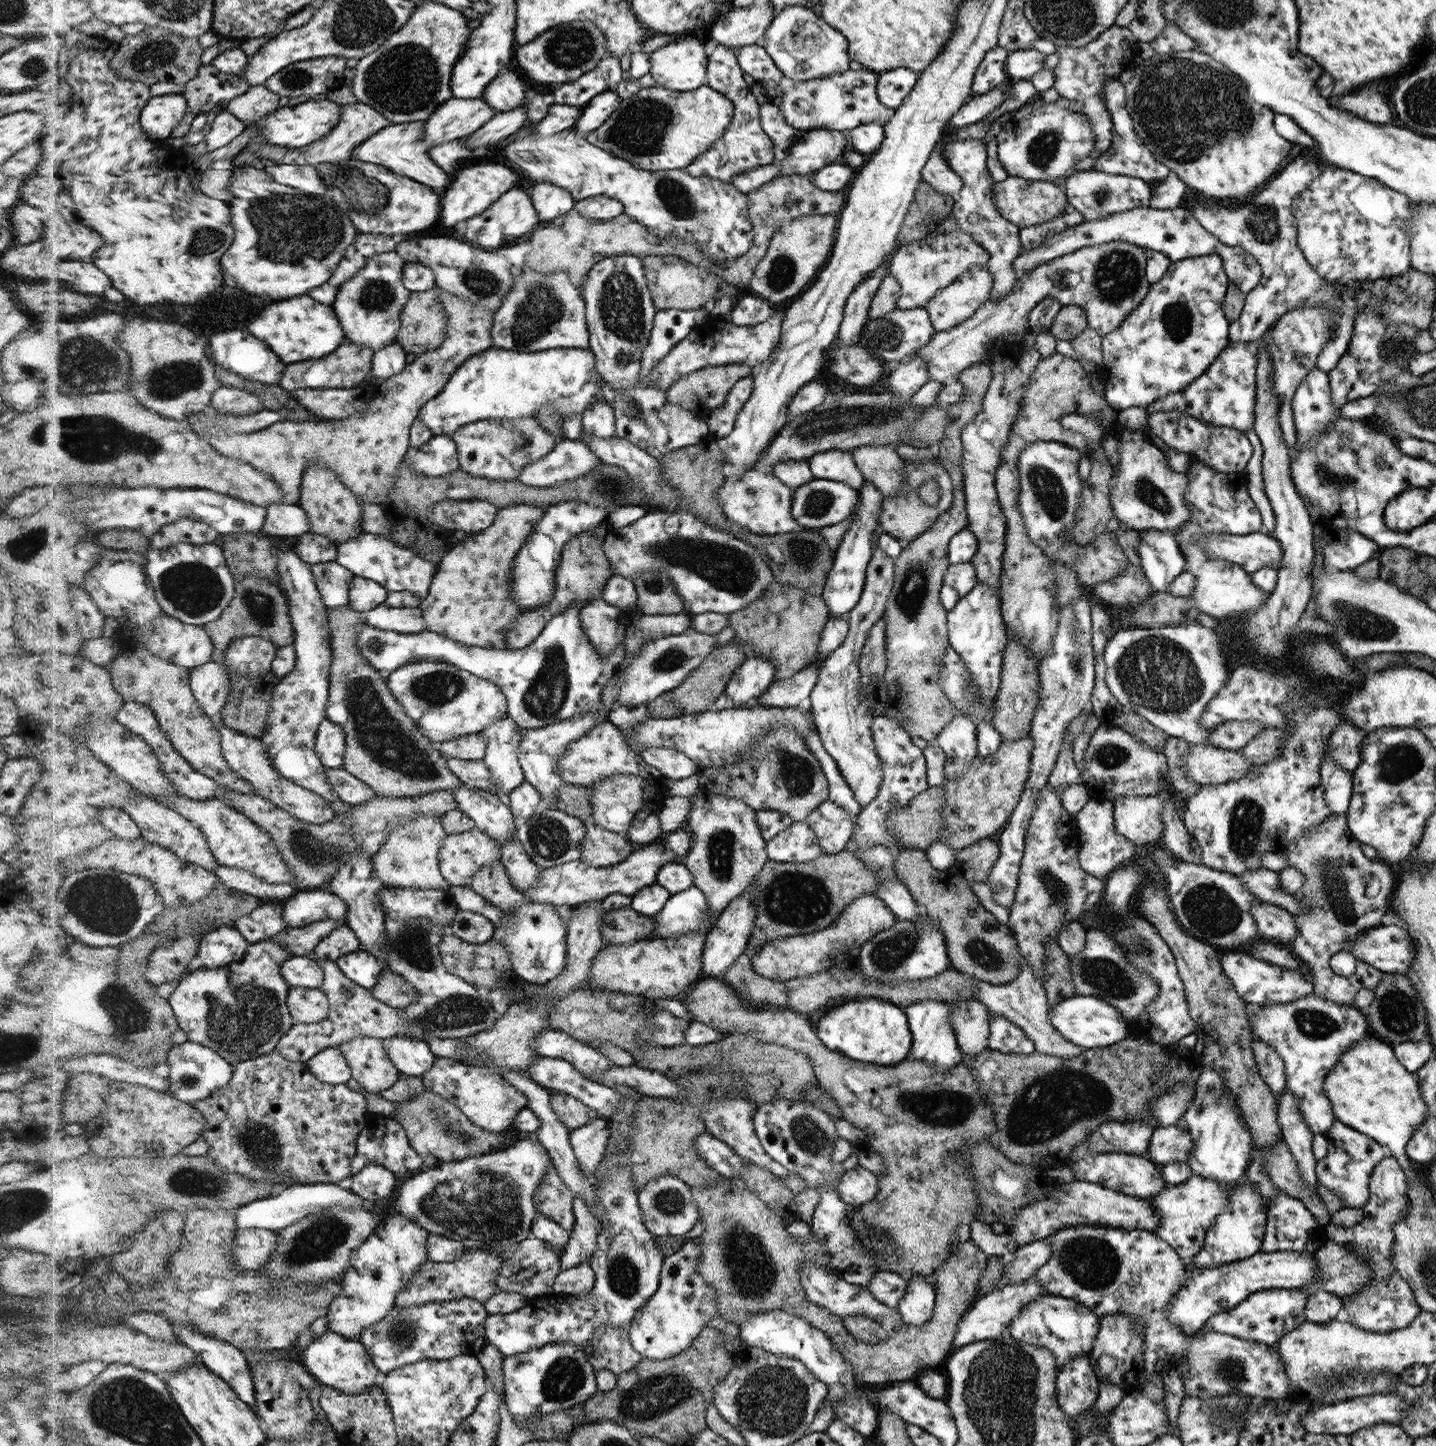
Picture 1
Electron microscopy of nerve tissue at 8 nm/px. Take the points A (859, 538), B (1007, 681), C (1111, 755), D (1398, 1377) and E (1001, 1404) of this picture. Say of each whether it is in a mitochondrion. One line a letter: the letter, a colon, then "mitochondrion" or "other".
A: other
B: other
C: mitochondrion
D: other
E: mitochondrion

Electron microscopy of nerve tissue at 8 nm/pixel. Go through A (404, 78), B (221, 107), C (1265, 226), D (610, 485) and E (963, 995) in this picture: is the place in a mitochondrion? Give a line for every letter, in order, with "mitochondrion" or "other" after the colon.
A: mitochondrion
B: other
C: mitochondrion
D: mitochondrion
E: other

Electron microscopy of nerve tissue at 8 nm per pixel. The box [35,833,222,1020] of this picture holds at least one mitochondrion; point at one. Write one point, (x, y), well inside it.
(105, 903)

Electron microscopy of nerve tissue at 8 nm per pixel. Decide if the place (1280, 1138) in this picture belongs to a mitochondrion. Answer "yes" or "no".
no

